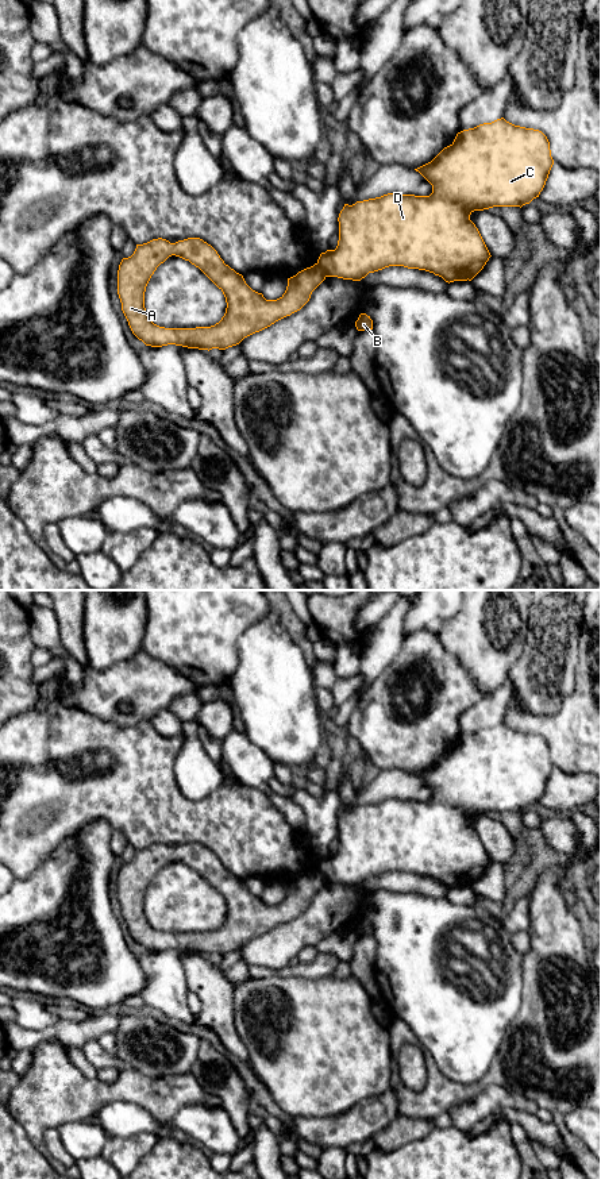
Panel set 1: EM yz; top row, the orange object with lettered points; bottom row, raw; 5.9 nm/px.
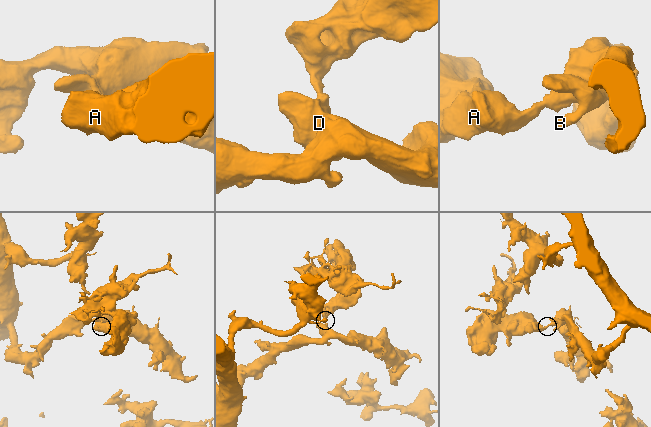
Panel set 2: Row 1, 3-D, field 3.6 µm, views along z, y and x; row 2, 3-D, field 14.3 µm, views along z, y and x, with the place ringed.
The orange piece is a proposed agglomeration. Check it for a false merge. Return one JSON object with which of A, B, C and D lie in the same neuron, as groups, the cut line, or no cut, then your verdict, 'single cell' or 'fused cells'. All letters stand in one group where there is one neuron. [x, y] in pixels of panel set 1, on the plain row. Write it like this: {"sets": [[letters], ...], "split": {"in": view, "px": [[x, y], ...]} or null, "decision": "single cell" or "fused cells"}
{"sets": [["A"], ["B", "C", "D"]], "split": {"in": "yz", "px": [[316, 869], [326, 881]]}, "decision": "fused cells"}

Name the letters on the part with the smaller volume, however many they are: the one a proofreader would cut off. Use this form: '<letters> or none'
A

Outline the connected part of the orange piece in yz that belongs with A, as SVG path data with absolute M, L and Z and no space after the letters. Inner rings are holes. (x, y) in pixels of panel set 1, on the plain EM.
M158 843L136 849L134 859L122 864L117 875L117 899L132 939L146 951L176 949L209 956L236 951L244 943L300 916L324 885L324 876L315 868L288 883L286 895L280 903L266 905L203 844L188 843L170 848ZM172 860L189 866L223 897L227 913L215 931L165 933L149 924L145 913L146 891L157 872Z

